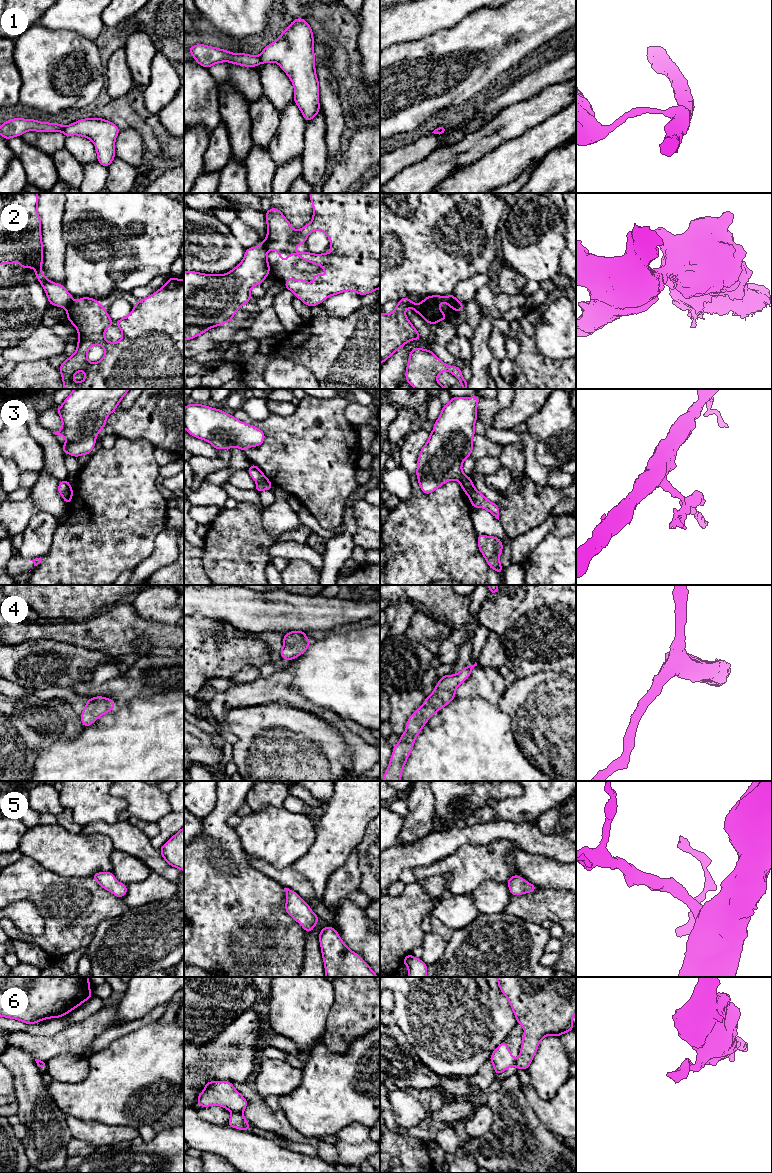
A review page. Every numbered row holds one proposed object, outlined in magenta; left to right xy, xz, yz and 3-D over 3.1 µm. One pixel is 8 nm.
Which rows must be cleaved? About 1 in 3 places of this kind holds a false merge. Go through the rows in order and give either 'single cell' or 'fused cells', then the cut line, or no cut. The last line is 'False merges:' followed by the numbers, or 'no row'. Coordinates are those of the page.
1: fused cells | xz (258, 56), (261, 62)
2: fused cells | xy (72, 299), (65, 307)
3: fused cells | xy (71, 488), (62, 495)
4: single cell | no cut
5: single cell | no cut
6: fused cells | xz (241, 1113), (232, 1114)
False merges: 1, 2, 3, 6

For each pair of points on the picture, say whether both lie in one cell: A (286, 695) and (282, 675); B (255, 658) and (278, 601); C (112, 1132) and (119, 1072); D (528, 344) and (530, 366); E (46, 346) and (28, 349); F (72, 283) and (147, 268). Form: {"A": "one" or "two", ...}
{"A": "one", "B": "two", "C": "two", "D": "one", "E": "one", "F": "one"}

